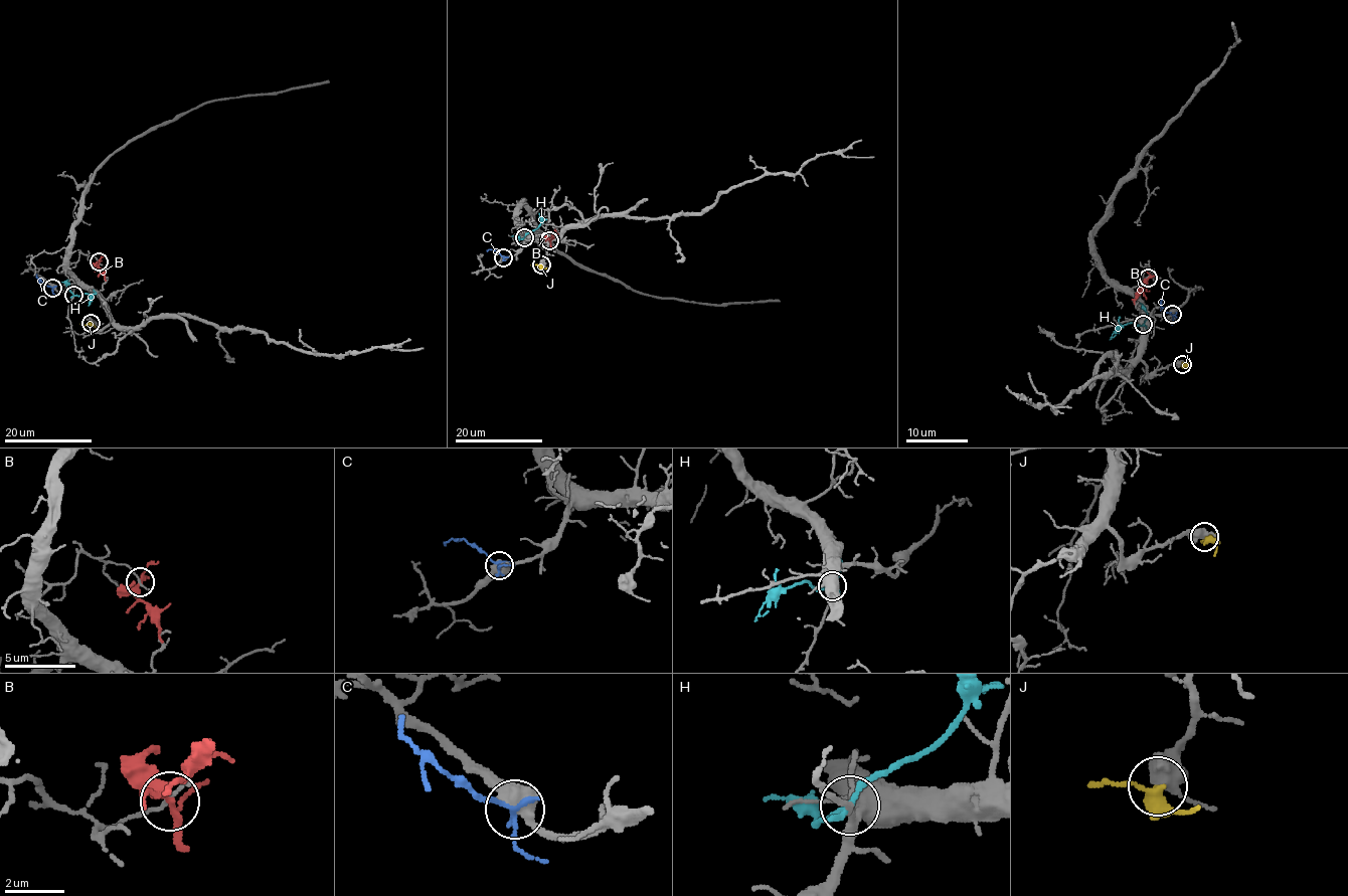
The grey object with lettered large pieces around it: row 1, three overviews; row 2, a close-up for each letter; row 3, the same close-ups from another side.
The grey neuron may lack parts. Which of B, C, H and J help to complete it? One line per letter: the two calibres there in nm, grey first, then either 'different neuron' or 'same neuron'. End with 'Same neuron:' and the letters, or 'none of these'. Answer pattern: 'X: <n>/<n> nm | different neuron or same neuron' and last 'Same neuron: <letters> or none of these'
B: 120/280 nm | different neuron
C: 600/200 nm | different neuron
H: 140/200 nm | different neuron
J: 550/360 nm | same neuron
Same neuron: J

